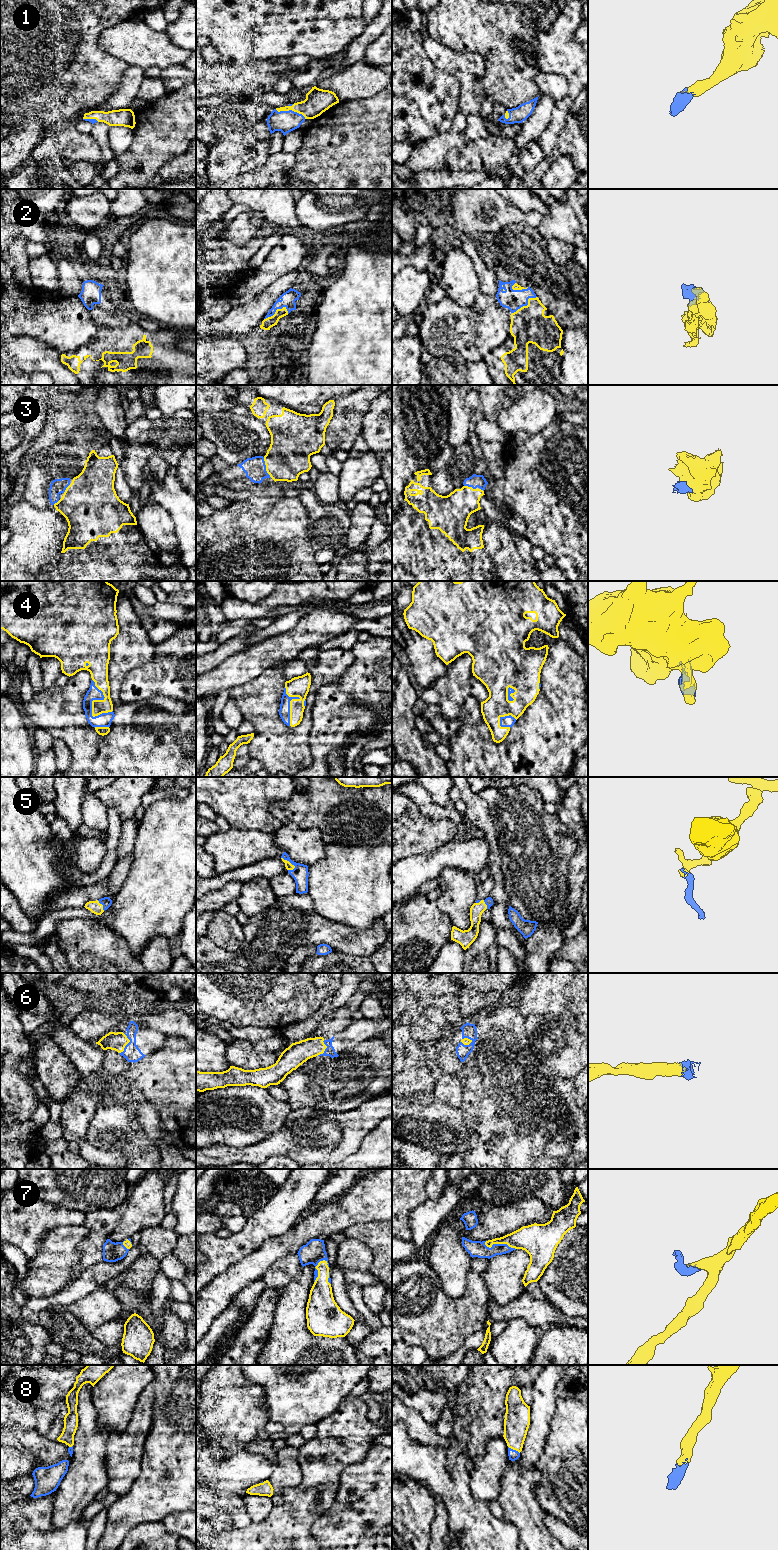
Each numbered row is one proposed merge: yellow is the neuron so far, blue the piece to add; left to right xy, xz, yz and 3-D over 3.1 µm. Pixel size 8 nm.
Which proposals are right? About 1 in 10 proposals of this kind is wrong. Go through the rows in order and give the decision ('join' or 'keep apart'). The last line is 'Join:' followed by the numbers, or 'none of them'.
1: join
2: join
3: join
4: join
5: join
6: join
7: join
8: join
Join: 1, 2, 3, 4, 5, 6, 7, 8

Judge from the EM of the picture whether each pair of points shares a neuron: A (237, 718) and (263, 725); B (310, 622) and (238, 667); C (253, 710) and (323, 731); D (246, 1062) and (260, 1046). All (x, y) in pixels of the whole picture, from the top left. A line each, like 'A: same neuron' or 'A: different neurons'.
A: different neurons
B: same neuron
C: different neurons
D: different neurons

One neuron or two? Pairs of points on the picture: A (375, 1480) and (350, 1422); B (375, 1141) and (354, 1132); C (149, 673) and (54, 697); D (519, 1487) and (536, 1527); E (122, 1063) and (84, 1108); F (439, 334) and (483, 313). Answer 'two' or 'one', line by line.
A: two
B: two
C: two
D: one
E: one
F: one

